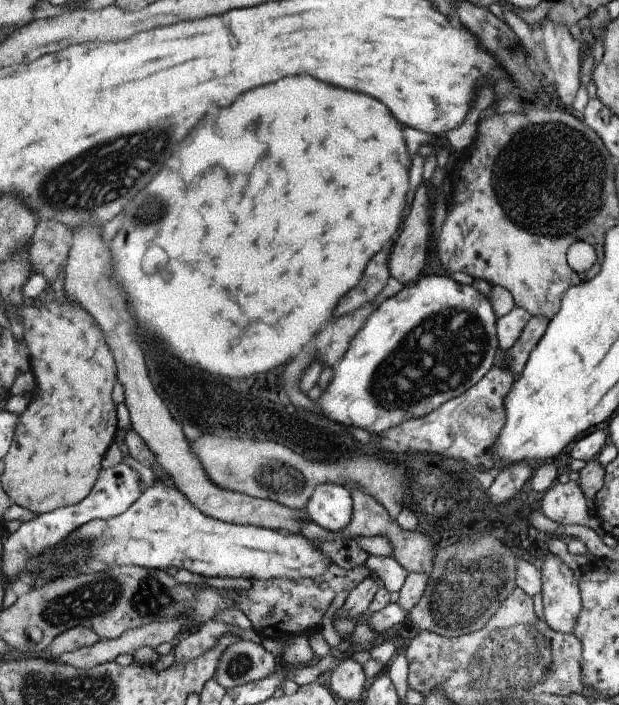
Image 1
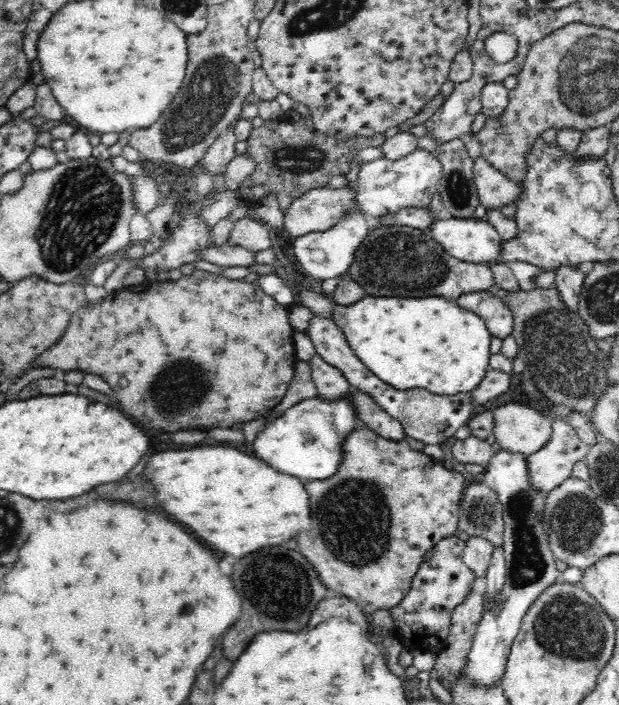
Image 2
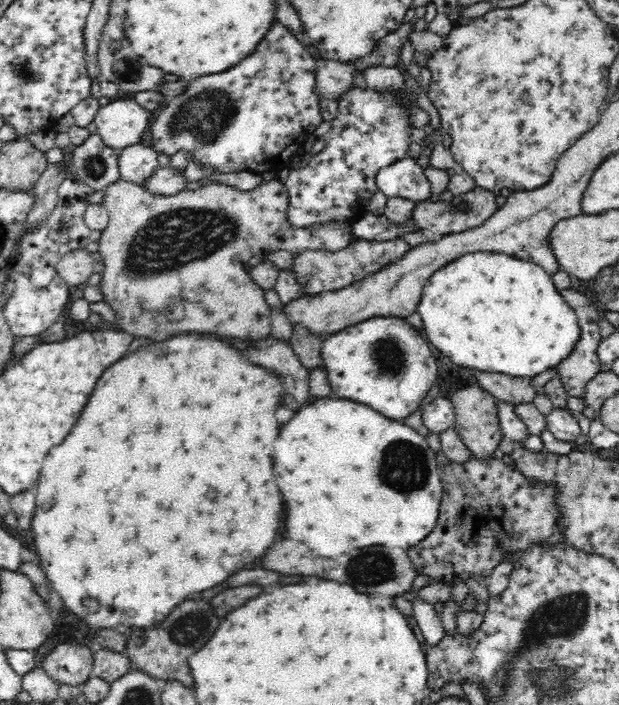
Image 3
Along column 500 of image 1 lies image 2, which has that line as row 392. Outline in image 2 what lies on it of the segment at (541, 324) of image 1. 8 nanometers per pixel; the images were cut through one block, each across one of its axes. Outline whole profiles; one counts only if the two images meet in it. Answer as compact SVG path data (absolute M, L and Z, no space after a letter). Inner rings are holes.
M354 390L354 396L356 396L358 408L360 408L360 418L362 418L364 426L368 426L376 434L380 434L382 438L392 440L392 442L408 440L408 434L404 432L404 426L400 424L400 420L390 416L370 394Z

